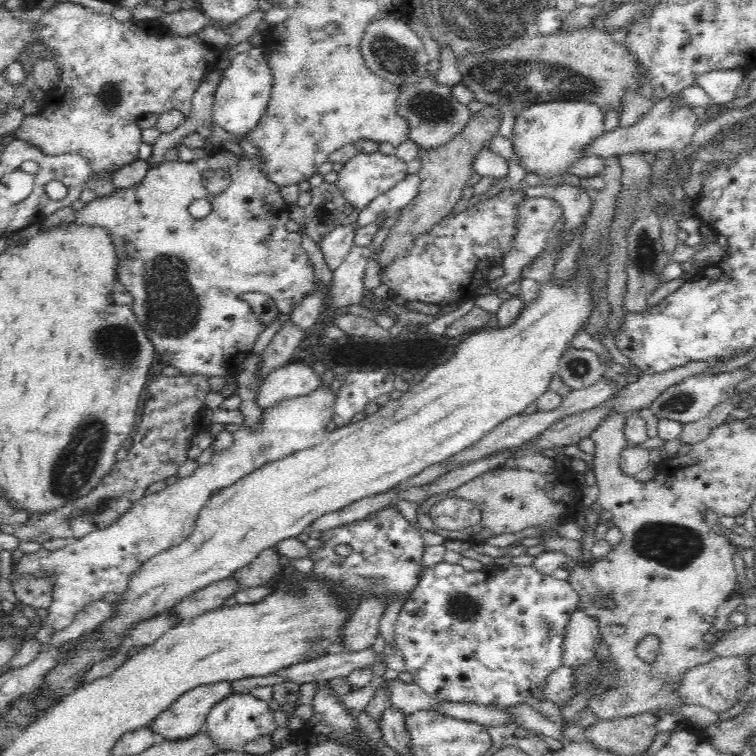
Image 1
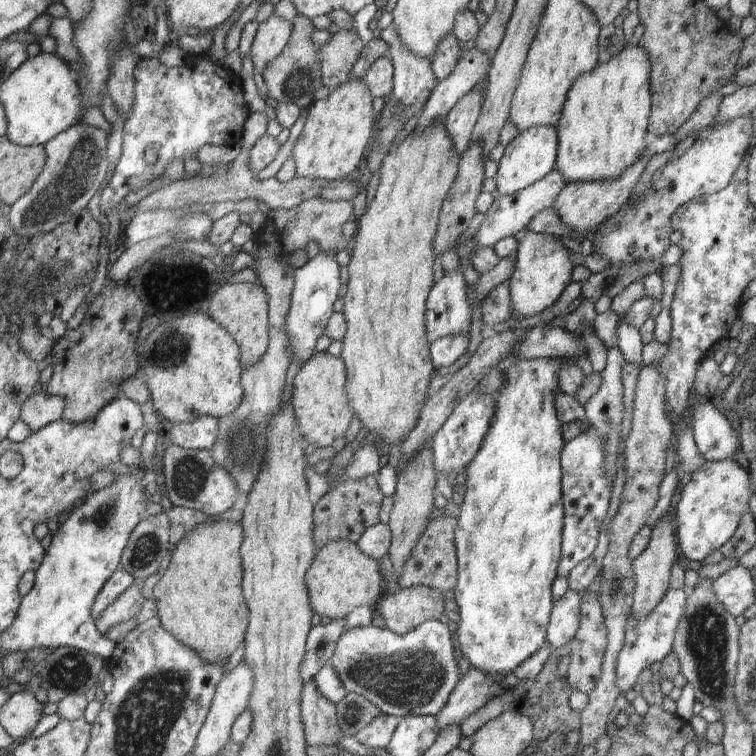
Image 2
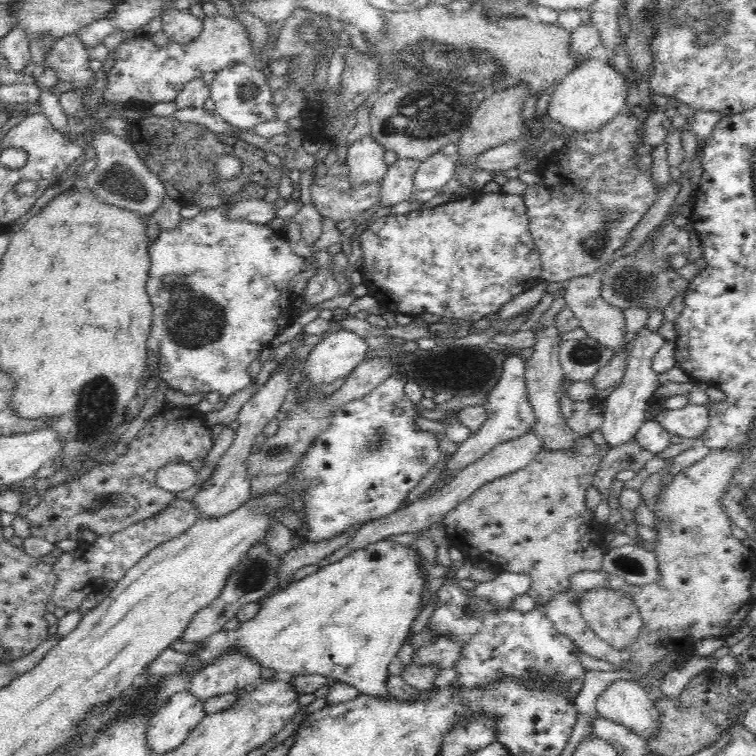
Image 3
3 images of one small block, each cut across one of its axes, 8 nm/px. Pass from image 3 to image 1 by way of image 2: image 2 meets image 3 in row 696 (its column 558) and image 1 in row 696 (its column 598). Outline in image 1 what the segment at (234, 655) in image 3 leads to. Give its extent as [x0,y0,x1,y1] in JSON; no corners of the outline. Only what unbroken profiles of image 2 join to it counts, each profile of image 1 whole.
[148,681,232,740]

